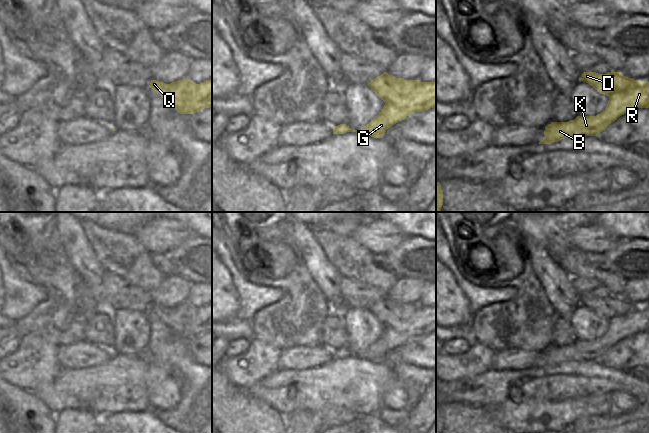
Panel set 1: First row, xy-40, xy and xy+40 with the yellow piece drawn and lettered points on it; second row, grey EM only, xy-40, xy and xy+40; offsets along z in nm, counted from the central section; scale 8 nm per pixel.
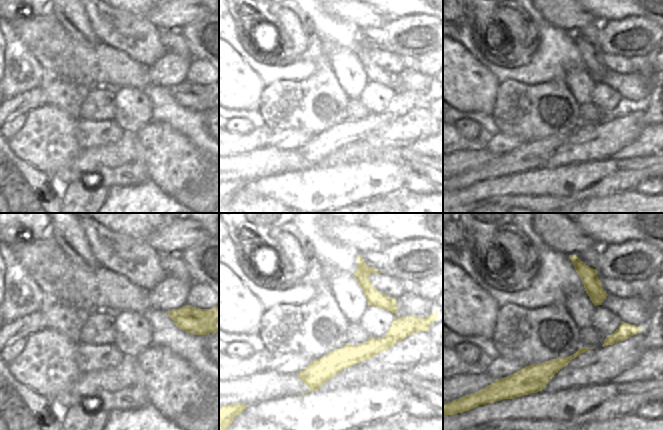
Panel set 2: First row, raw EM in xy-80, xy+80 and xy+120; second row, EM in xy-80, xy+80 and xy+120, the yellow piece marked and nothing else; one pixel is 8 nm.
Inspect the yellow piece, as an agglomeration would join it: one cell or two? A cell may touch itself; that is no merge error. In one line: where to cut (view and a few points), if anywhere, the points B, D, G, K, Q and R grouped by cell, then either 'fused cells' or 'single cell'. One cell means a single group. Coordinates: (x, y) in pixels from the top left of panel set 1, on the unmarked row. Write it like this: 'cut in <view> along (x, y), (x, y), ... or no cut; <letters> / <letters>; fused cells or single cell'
cut in xy along (381, 299), (389, 310), (389, 326); B G K R / D Q; fused cells

